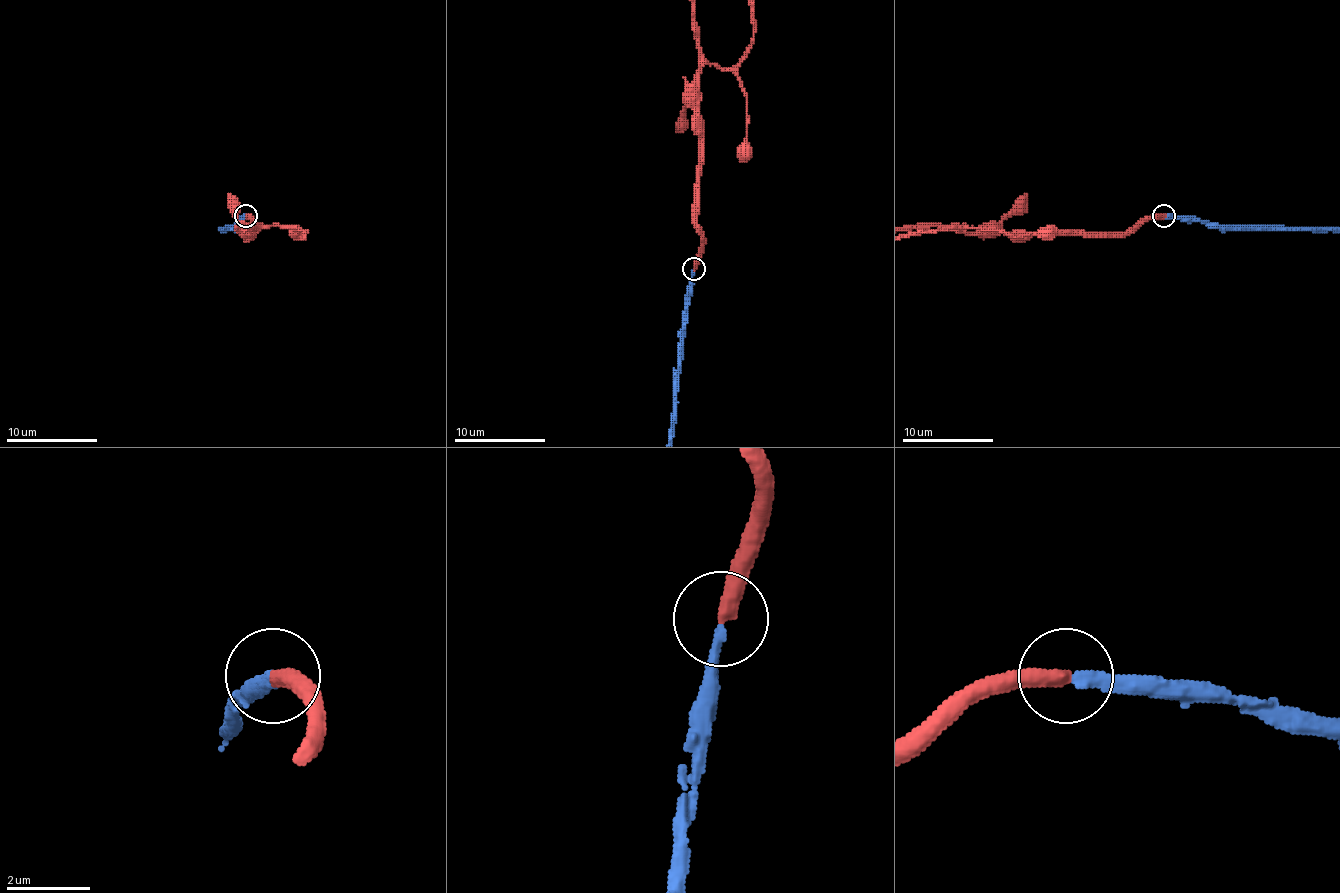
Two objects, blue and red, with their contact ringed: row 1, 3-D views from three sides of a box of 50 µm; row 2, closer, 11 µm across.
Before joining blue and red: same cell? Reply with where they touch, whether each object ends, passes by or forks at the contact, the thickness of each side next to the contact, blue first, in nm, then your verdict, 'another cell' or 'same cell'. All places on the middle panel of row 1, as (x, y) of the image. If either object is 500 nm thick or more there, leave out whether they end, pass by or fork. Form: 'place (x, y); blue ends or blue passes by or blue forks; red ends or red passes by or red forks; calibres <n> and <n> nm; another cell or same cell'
place (693, 269); blue ends; red ends; calibres 240 and 400 nm; same cell

